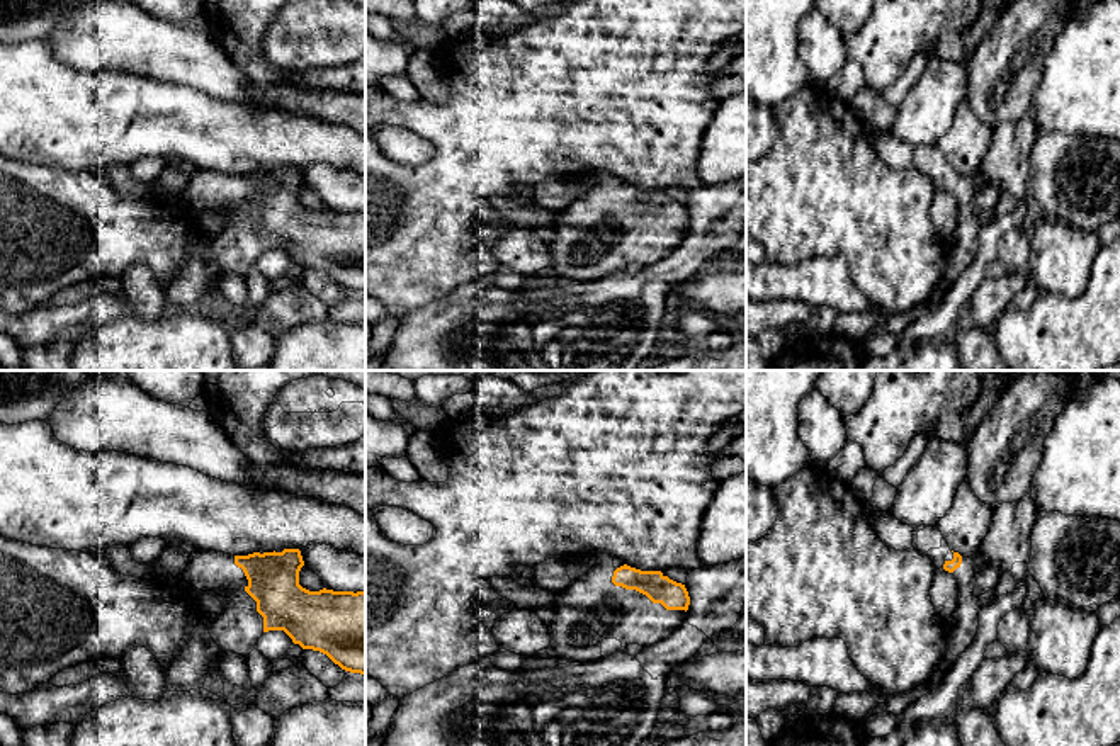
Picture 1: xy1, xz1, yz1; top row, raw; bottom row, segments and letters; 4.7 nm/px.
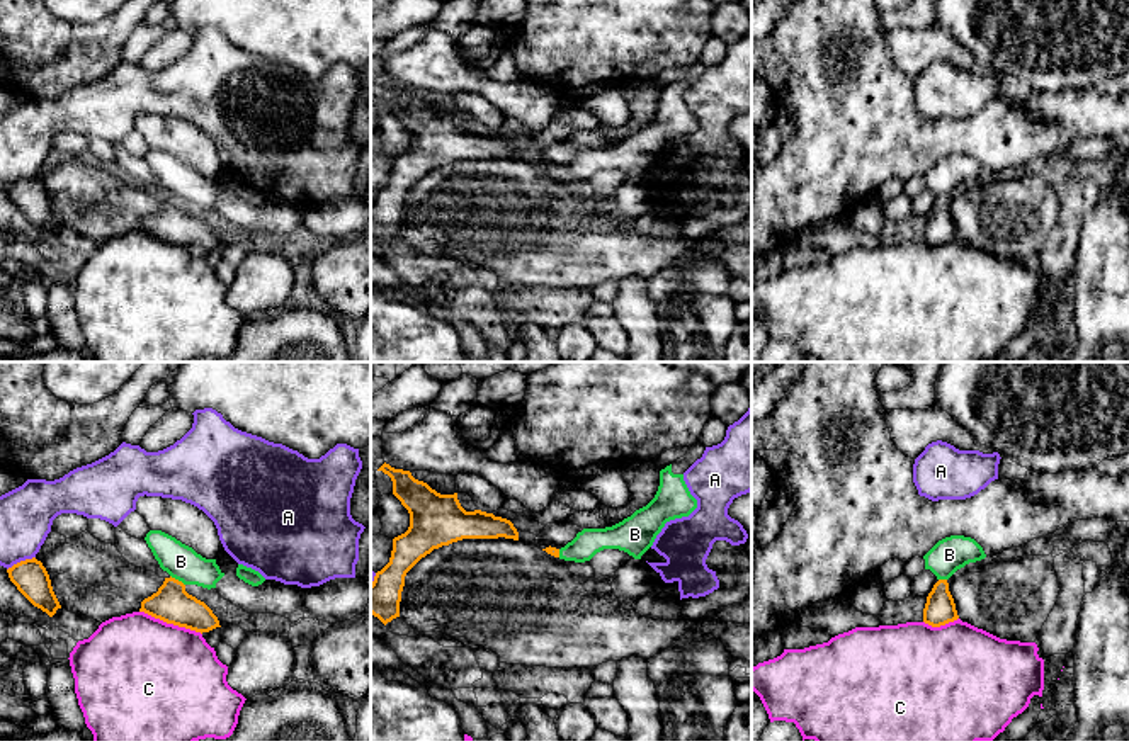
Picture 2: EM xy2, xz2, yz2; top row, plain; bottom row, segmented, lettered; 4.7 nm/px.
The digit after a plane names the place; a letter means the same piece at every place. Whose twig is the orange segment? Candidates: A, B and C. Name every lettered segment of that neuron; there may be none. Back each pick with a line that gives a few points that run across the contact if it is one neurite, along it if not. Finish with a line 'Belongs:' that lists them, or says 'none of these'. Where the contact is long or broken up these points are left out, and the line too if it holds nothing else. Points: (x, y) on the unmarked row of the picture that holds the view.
Belongs: none of these

